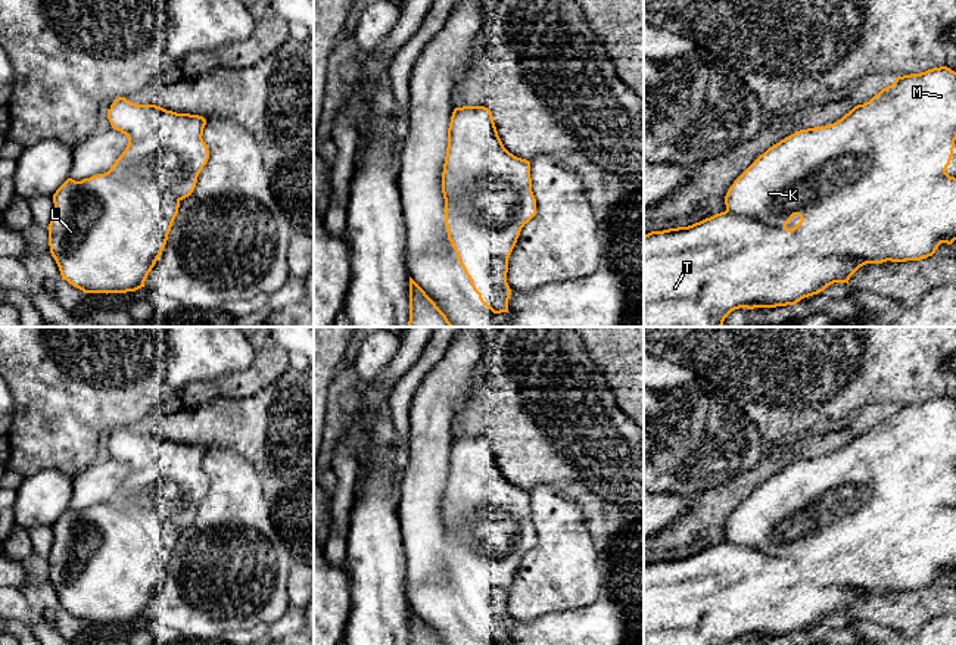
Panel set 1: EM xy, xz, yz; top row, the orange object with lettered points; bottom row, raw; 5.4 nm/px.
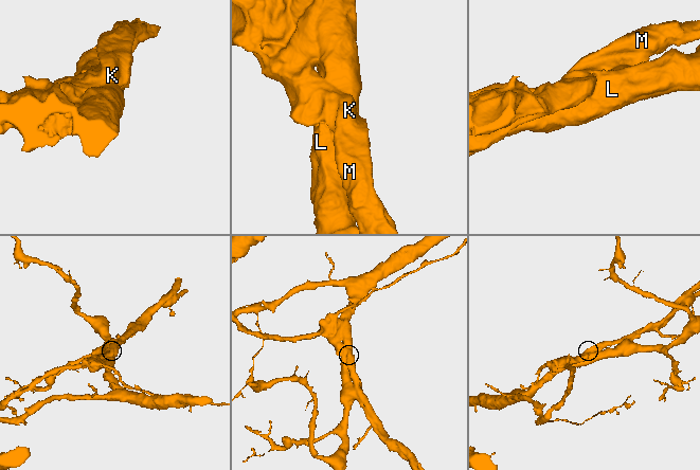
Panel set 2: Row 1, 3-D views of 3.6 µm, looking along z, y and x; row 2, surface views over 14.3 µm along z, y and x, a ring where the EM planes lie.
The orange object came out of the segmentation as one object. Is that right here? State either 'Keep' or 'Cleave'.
Cleave

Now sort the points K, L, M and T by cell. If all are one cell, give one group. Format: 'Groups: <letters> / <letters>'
Groups: K M / L T

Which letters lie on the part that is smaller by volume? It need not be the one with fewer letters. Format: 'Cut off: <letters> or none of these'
Cut off: K, M

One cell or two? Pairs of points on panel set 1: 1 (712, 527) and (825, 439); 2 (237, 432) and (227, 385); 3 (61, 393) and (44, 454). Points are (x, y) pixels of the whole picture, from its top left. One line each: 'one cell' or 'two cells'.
1: one cell
2: two cells
3: one cell

